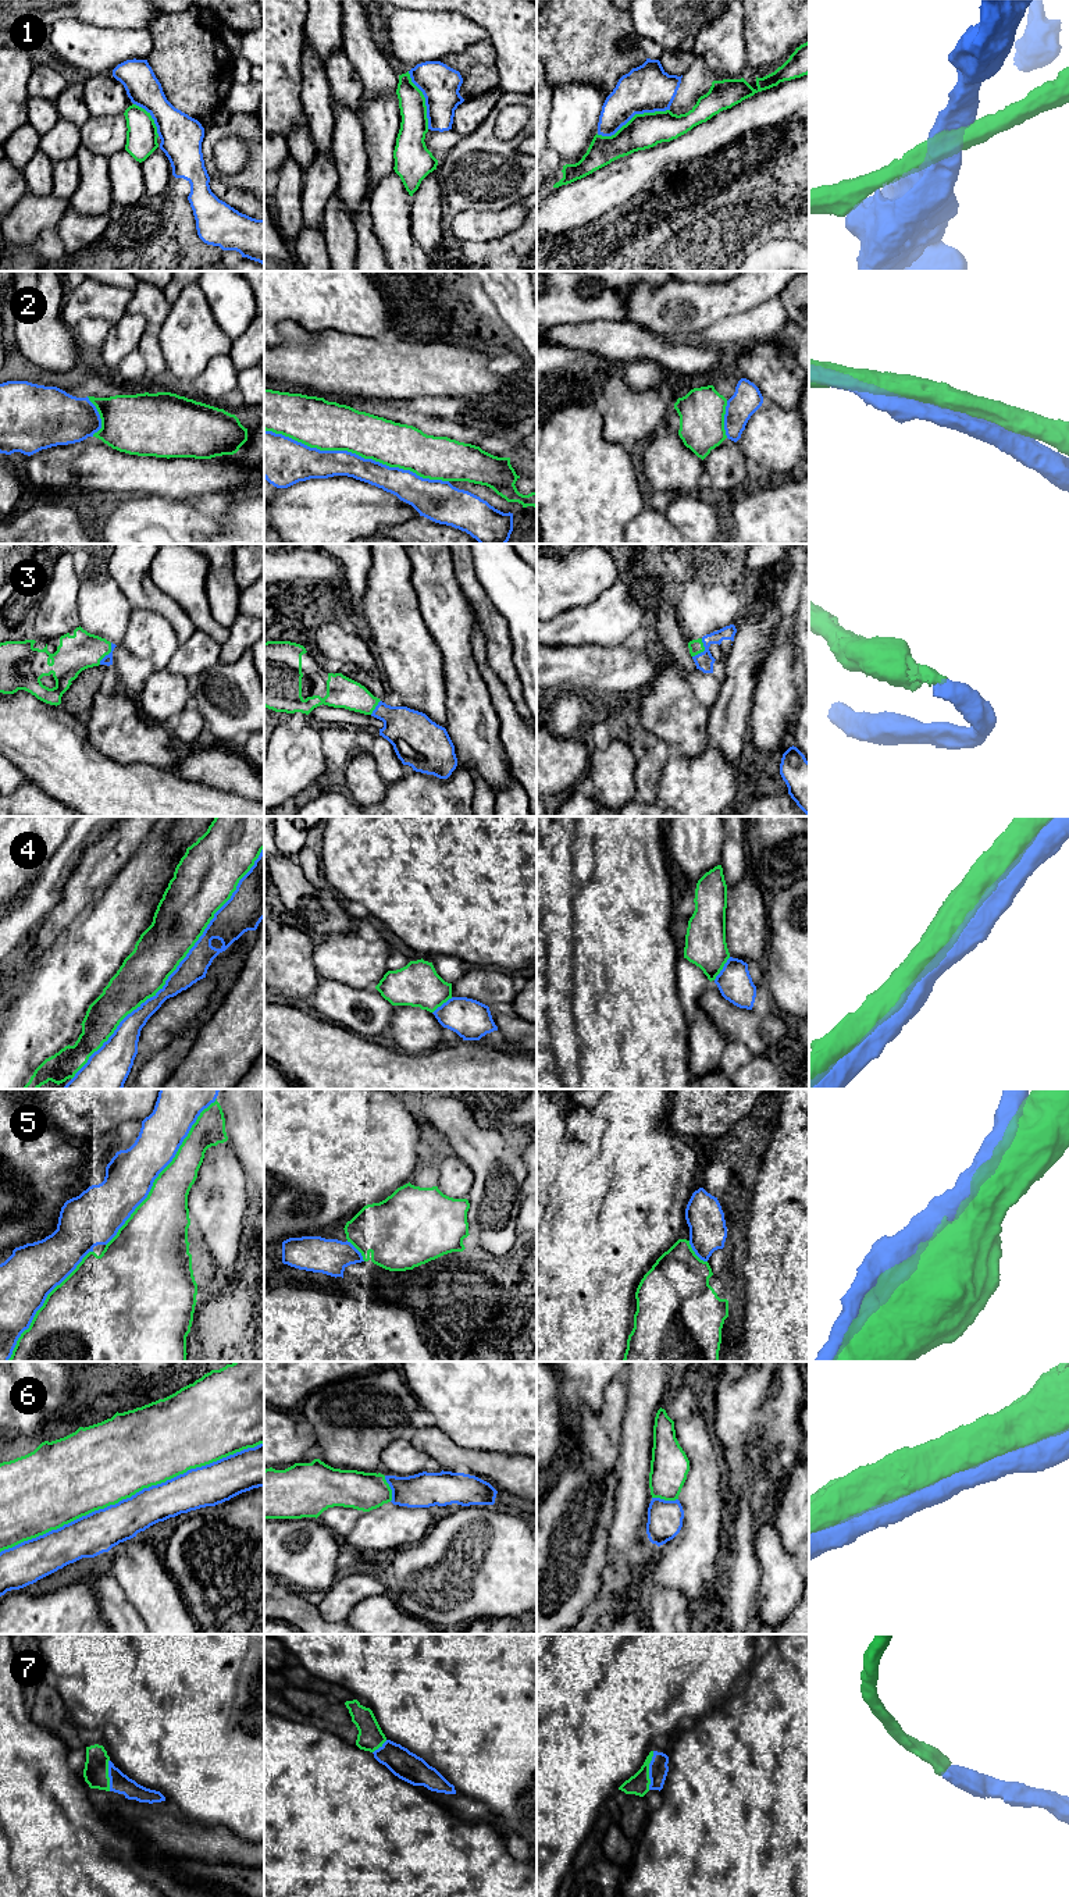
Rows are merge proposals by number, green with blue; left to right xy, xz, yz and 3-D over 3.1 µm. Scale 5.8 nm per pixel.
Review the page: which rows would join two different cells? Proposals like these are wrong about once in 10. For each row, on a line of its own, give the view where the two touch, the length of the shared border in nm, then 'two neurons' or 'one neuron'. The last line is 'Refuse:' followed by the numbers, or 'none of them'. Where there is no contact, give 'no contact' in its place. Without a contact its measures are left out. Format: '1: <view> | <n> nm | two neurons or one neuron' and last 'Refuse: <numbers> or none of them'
1: yz | 440 nm | one neuron
2: xz | 1100 nm | one neuron
3: yz | 130 nm | one neuron
4: xy | 1750 nm | one neuron
5: xy | 1050 nm | one neuron
6: xy | 1650 nm | one neuron
7: yz | 220 nm | one neuron
Refuse: none of them

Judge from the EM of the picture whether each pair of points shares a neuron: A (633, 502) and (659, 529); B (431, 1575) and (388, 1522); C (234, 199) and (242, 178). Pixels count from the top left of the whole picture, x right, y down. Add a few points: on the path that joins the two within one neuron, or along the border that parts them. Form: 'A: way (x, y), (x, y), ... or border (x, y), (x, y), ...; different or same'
A: border (642, 508), (624, 529); different
B: border (434, 1523), (420, 1540), (409, 1545); different
C: border (210, 178), (223, 178), (249, 192); different

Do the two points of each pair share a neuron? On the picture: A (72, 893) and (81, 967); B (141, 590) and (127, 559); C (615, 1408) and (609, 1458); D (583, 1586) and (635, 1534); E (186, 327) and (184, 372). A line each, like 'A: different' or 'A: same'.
A: different
B: same
C: same
D: different
E: same

